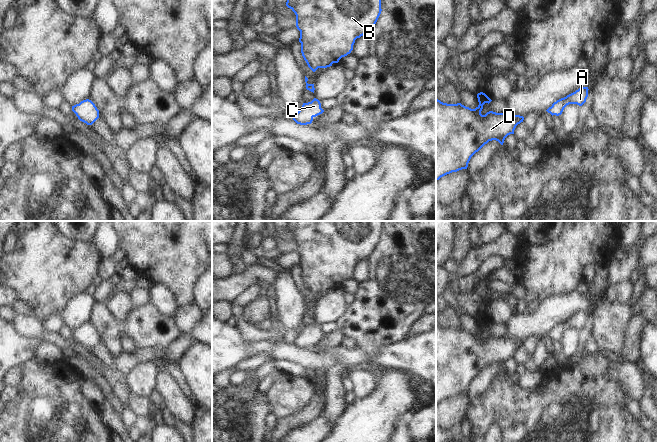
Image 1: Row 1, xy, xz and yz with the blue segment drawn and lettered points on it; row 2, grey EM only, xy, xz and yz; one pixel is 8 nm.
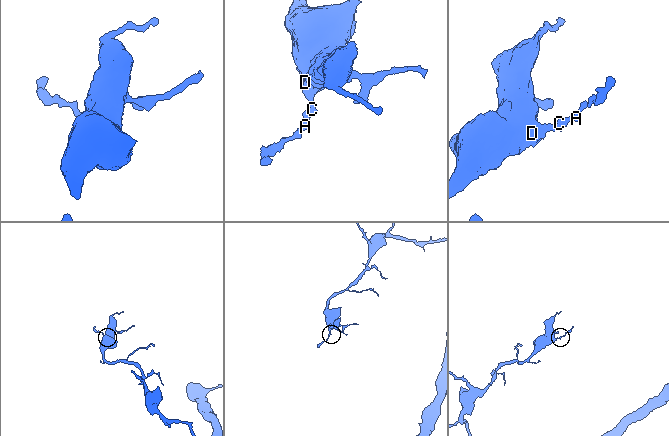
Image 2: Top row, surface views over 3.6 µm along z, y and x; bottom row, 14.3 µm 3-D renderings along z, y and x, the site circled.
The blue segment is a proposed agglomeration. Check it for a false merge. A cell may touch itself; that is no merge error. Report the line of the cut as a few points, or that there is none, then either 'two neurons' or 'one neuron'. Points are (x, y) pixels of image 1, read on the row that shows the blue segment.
no cut | one neuron

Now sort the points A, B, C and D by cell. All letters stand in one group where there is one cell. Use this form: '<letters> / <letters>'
A B C D

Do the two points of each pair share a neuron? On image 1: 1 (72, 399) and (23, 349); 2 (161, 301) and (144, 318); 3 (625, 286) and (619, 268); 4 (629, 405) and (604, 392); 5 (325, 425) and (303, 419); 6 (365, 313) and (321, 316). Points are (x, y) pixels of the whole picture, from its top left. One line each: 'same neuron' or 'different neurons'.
1: different neurons
2: different neurons
3: different neurons
4: different neurons
5: different neurons
6: different neurons

